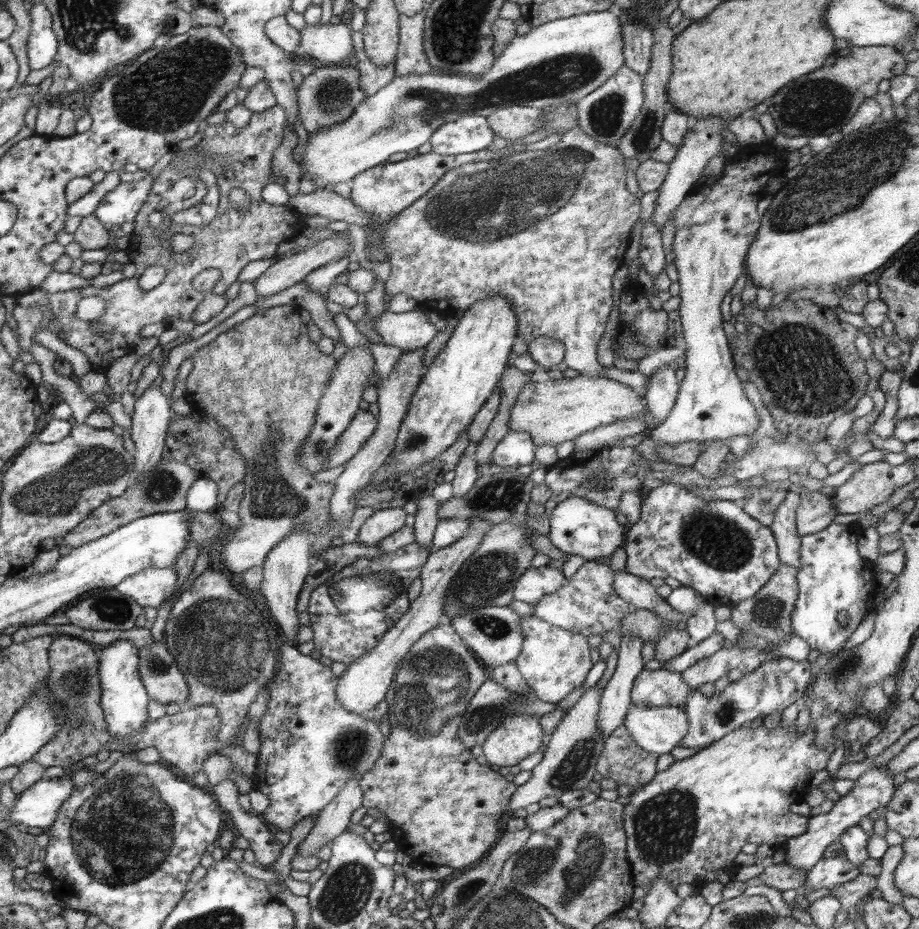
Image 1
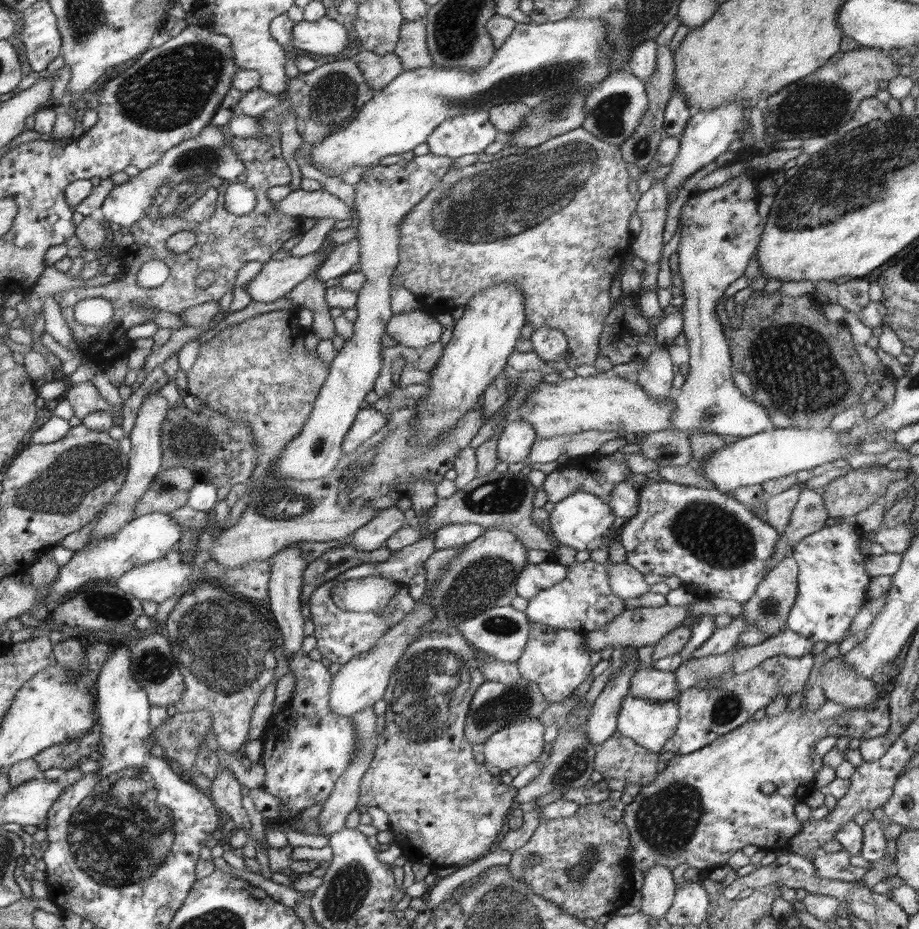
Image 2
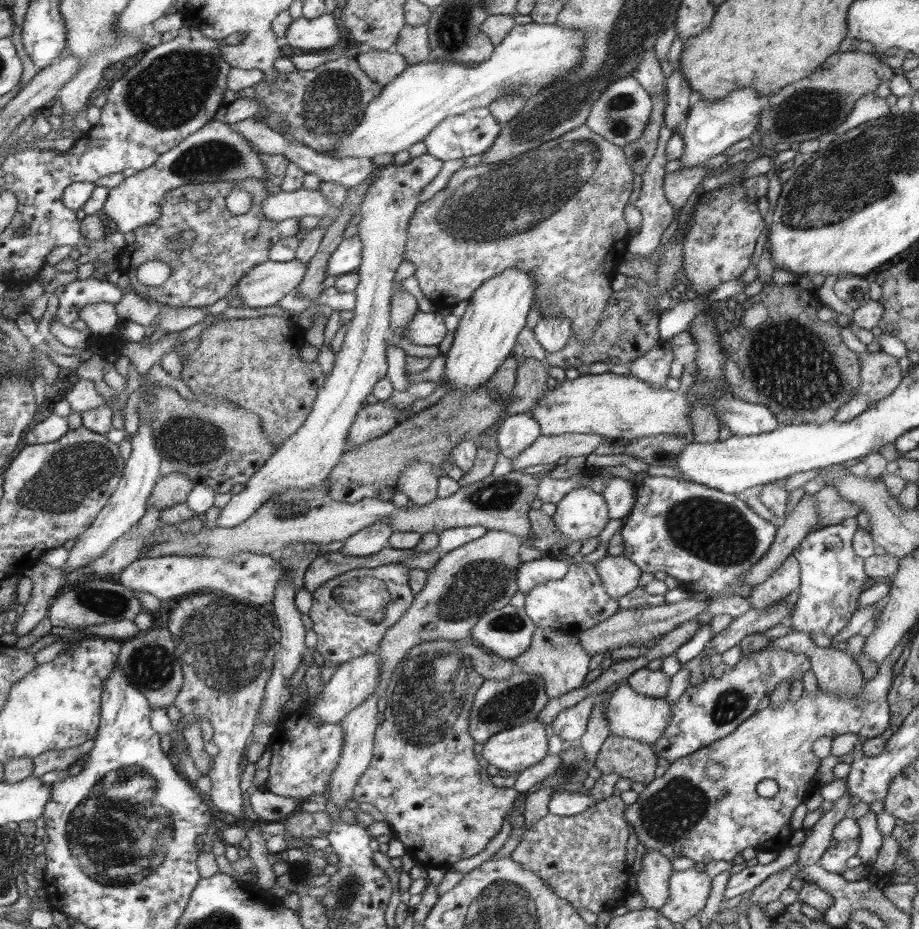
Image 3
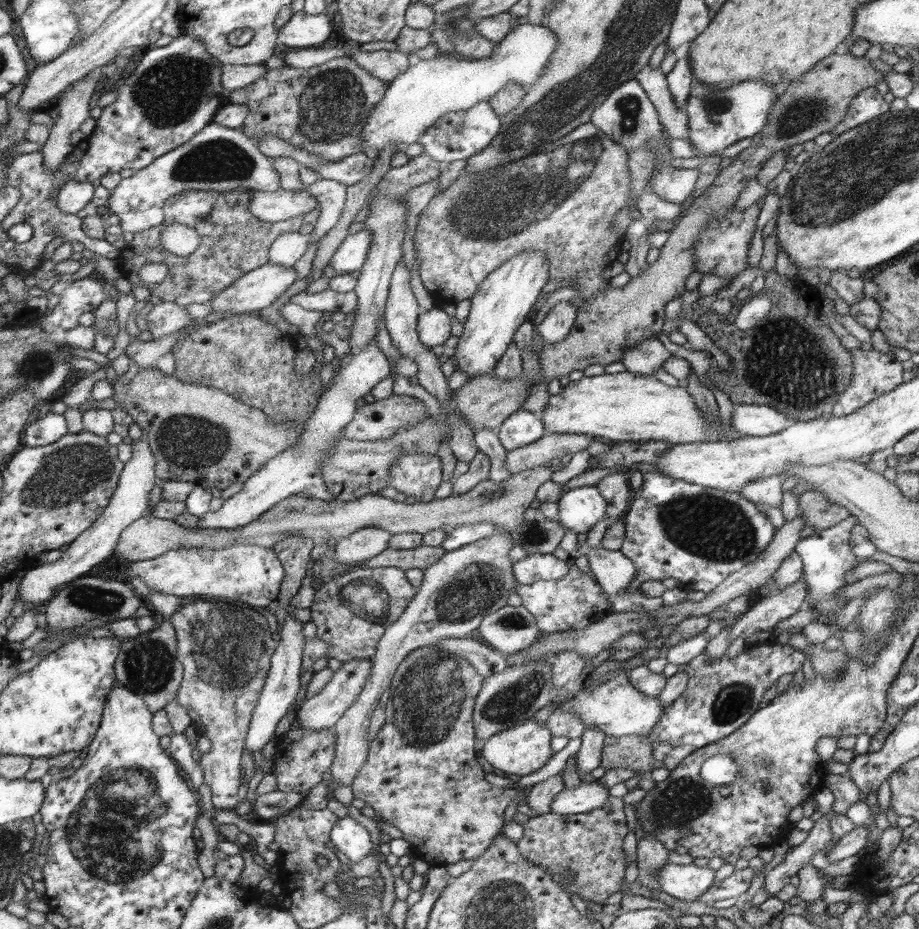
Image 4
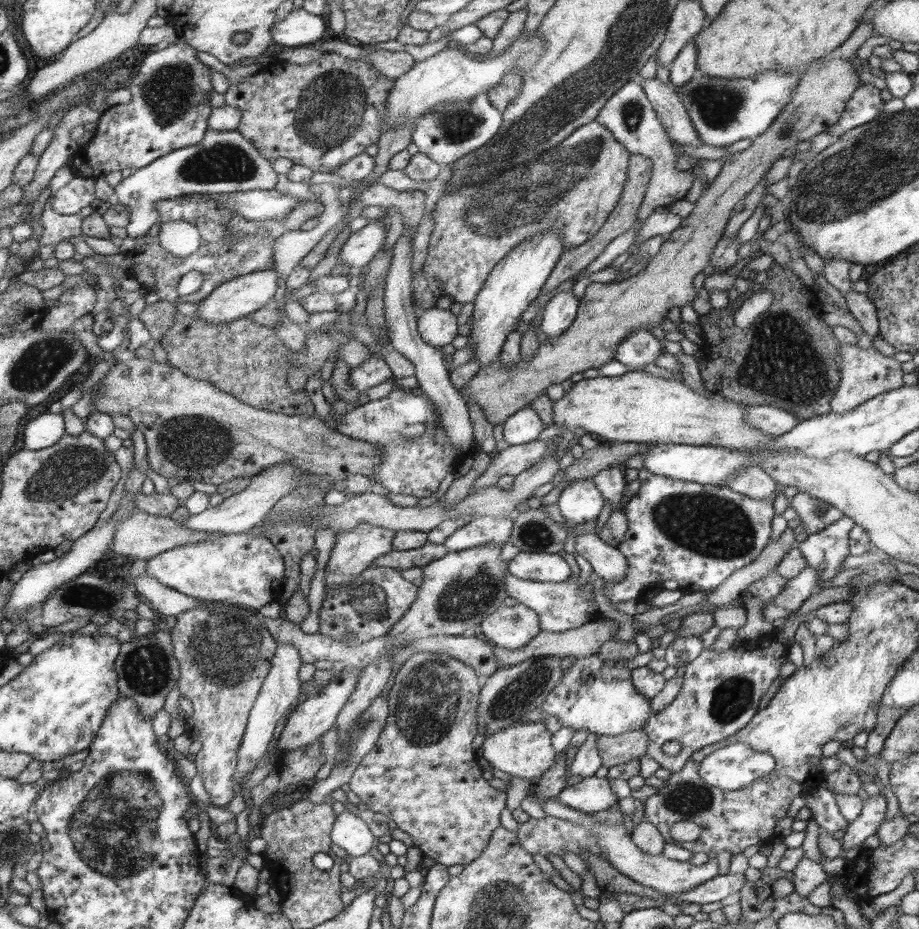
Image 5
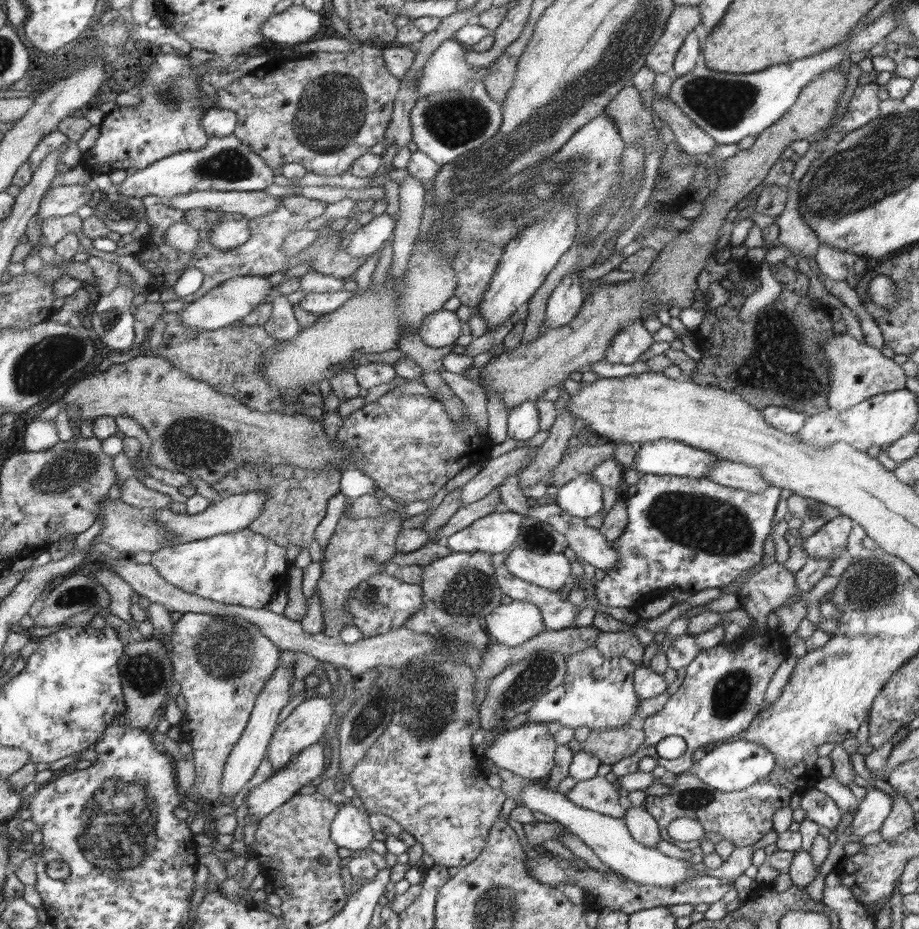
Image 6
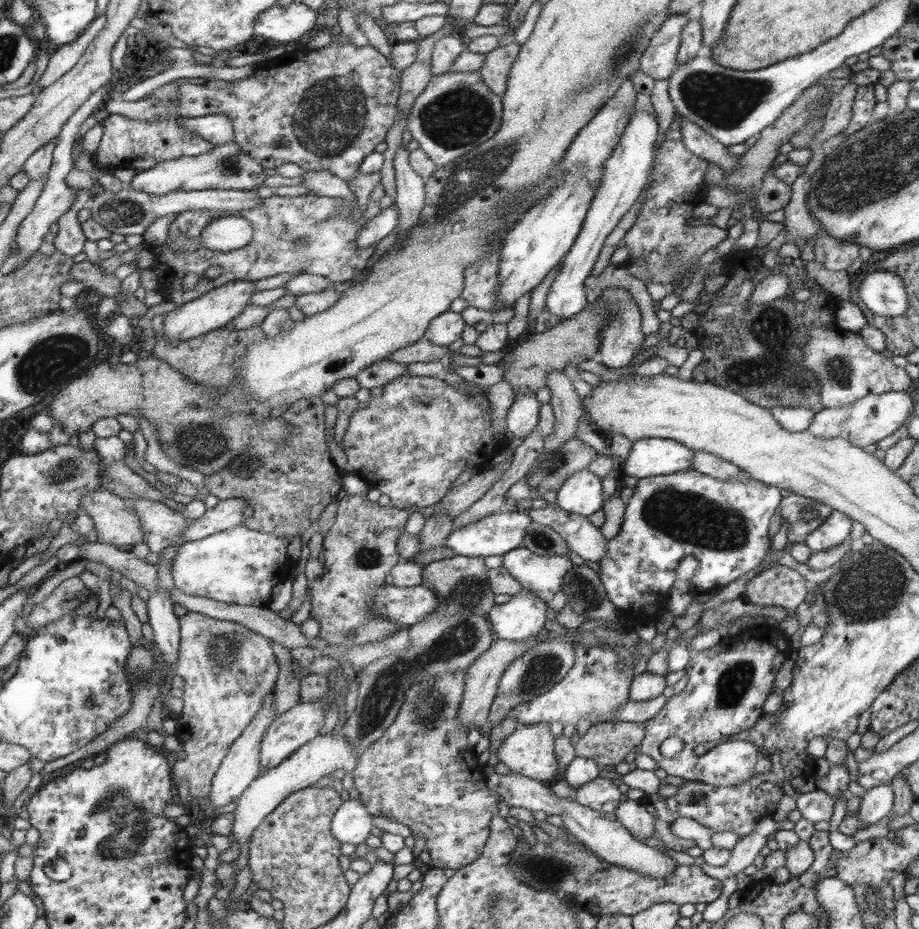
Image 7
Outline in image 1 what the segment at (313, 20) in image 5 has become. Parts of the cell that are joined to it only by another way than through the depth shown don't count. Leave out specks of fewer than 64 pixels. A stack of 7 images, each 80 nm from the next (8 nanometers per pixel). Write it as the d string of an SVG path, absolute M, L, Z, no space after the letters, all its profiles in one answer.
M342 23L306 25L300 31L300 51L322 64L342 64L354 52L352 38L350 38L352 31L349 26L344 26Z

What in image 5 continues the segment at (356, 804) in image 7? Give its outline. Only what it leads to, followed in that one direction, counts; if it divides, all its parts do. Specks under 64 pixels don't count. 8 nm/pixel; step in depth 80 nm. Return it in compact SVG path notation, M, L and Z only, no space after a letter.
M348 809L338 815L331 830L331 840L354 858L368 854L377 842L368 824Z

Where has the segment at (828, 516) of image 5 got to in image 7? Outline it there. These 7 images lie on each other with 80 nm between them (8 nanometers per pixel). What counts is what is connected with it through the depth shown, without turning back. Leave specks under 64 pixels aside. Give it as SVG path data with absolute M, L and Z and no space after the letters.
M790 493L781 500L778 512L788 520L788 545L802 543L814 532L833 511L832 507L813 498Z

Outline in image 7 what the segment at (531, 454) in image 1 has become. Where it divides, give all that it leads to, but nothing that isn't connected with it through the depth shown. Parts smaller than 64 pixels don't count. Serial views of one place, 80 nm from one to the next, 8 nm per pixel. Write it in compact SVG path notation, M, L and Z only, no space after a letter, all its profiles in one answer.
M534 392L516 396L506 417L507 434L510 437L524 438L538 428L541 403Z

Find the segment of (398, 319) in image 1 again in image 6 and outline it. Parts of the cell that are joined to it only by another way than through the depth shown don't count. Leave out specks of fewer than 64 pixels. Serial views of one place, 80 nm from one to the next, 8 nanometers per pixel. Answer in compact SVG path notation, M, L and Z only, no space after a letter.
M440 309L431 315L425 316L417 332L428 346L434 348L450 347L460 336L462 322L454 311Z

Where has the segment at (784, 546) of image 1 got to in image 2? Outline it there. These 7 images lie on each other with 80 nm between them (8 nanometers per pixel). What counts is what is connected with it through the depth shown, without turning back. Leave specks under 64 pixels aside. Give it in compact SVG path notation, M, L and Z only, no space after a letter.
M796 484L783 492L777 490L773 493L768 493L768 497L764 499L767 508L765 521L770 524L772 528L776 529L778 535L783 534L786 530L794 507L799 501L800 493L801 489Z

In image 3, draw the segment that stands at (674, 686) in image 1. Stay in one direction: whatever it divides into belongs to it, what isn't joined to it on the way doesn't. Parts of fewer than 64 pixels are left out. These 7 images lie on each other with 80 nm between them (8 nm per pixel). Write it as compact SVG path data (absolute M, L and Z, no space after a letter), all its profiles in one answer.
M648 667L636 670L626 681L634 692L641 696L656 699L666 697L668 686L670 686L670 676L666 675L661 669L652 670Z

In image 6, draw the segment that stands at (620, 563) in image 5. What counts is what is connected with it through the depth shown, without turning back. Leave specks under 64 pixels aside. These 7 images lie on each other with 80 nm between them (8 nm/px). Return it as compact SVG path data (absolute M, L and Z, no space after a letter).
M555 502L530 507L528 516L551 524L569 542L569 548L585 563L605 573L616 567L618 554L611 542L599 531L586 525L586 518L577 518L564 512Z

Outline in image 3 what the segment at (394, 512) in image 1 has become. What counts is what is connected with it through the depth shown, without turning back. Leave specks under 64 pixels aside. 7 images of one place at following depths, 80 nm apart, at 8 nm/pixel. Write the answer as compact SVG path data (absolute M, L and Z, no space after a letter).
M380 521L356 532L344 540L342 556L372 556L389 546L394 529L390 523Z

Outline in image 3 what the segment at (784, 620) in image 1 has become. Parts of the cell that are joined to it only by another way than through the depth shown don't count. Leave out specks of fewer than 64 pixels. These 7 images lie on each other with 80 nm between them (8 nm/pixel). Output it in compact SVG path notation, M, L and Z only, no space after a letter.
M794 556L787 560L765 582L753 586L749 602L751 609L762 611L795 592L800 585L800 564Z

